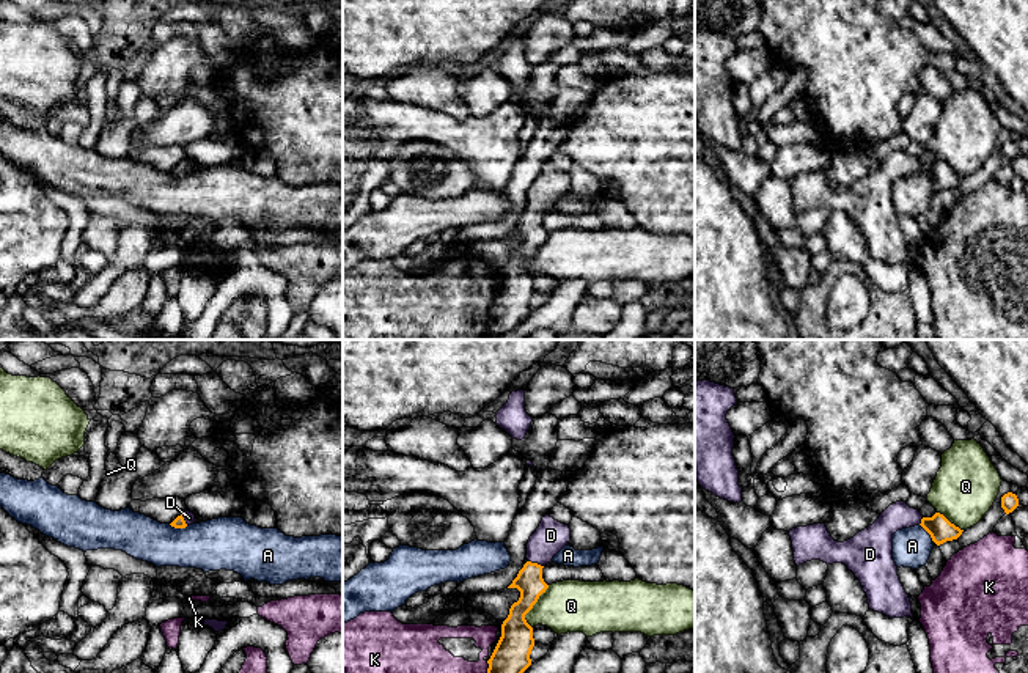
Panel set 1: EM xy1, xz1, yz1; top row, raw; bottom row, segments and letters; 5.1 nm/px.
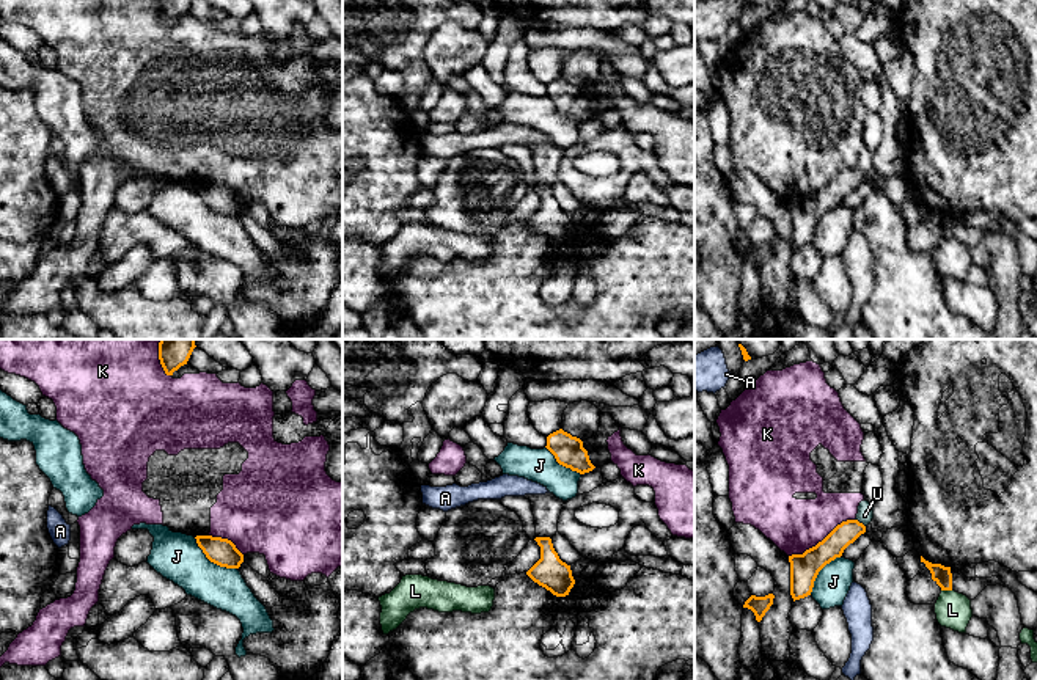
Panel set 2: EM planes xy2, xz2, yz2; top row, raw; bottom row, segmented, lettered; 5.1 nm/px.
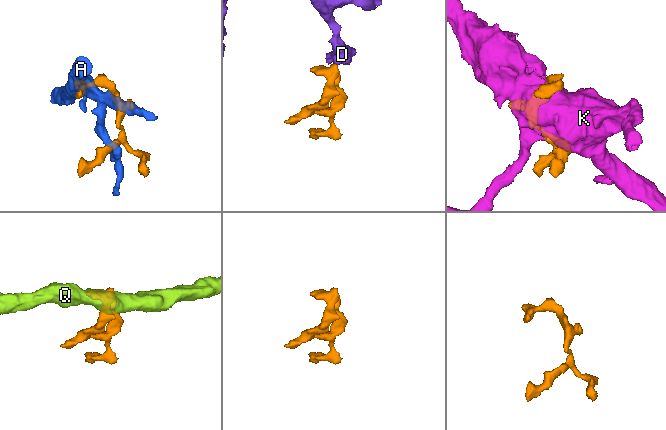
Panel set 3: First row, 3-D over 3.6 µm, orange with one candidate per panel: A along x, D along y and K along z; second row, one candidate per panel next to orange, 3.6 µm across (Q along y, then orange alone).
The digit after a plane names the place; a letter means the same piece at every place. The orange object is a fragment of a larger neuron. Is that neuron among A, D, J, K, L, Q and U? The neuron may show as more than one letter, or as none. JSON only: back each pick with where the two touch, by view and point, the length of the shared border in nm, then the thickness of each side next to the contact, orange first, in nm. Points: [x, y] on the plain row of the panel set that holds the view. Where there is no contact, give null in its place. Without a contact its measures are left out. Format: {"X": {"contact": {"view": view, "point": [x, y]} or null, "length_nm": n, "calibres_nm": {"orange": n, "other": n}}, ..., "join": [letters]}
{"D": {"contact": {"view": "xz1", "point": [536, 211]}, "length_nm": 90, "calibres_nm": {"orange": 140, "other": 170}}, "join": ["D"]}

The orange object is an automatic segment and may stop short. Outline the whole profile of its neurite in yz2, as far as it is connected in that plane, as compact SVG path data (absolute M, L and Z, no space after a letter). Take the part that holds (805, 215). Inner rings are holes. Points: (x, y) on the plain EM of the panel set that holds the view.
M847 168L803 203L789 204L793 250L811 243L819 220L836 206L841 206L844 198L864 181L866 174L863 171Z

